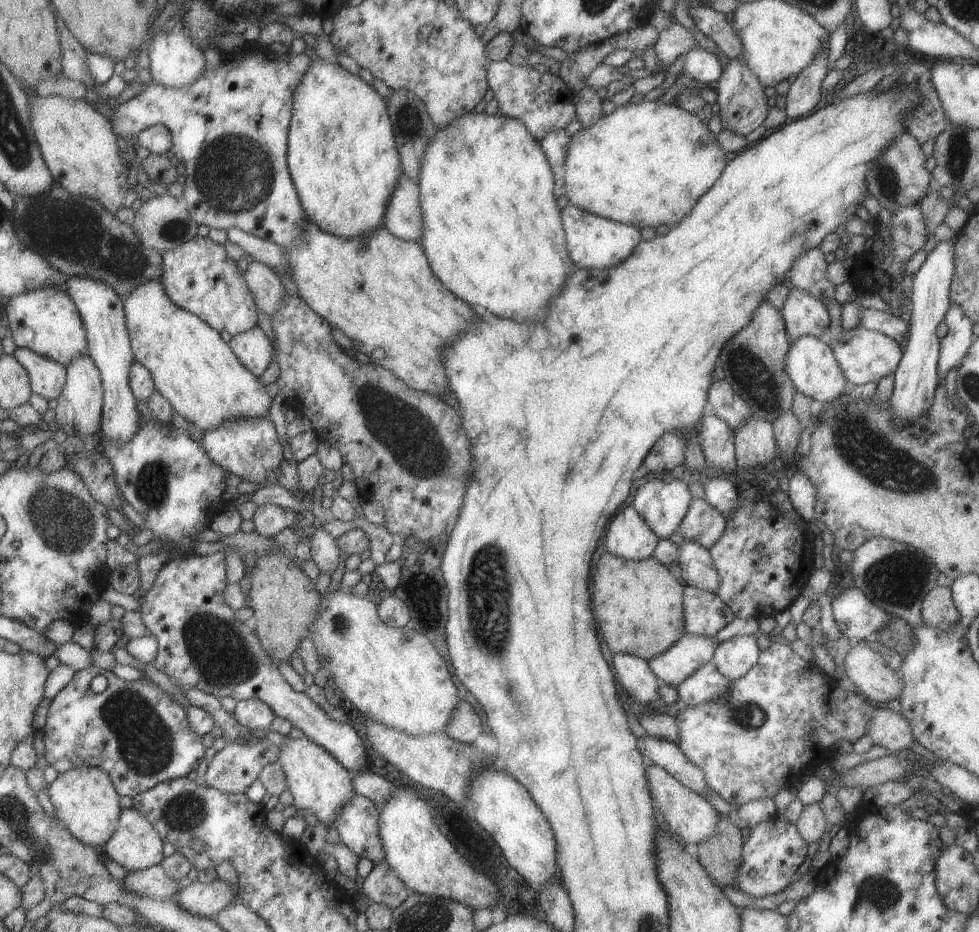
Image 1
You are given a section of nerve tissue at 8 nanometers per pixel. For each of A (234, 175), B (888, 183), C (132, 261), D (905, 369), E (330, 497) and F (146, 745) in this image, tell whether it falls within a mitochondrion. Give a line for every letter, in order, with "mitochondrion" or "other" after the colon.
A: mitochondrion
B: mitochondrion
C: mitochondrion
D: other
E: other
F: mitochondrion

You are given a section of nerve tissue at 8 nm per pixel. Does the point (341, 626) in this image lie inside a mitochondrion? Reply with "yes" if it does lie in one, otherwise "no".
yes

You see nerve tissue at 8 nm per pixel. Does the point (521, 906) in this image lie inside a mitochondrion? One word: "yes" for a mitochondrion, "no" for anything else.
no

